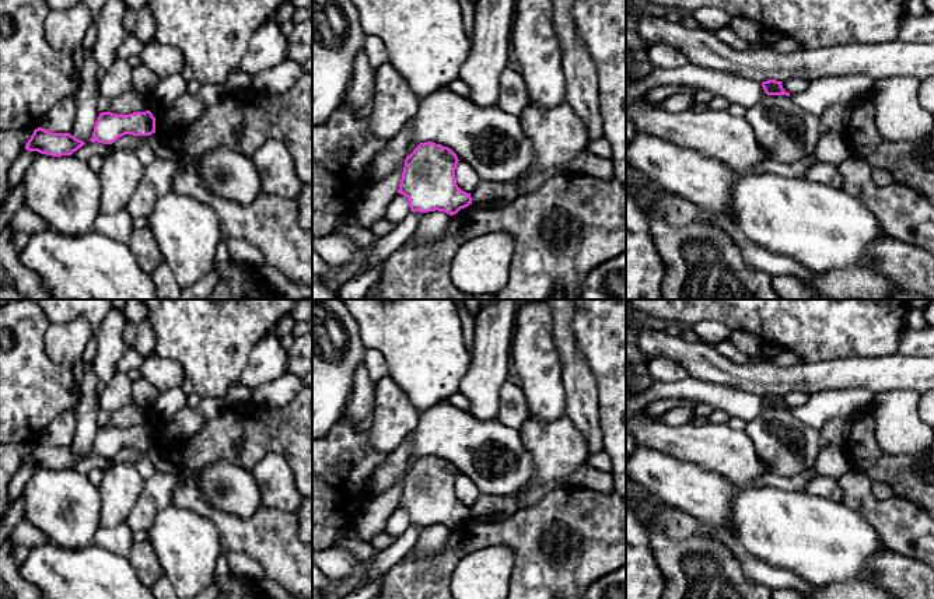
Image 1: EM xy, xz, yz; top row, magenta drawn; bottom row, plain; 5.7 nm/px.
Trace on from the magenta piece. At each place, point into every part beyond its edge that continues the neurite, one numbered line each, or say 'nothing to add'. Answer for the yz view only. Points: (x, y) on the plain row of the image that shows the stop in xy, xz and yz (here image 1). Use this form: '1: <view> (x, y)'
nothing to add

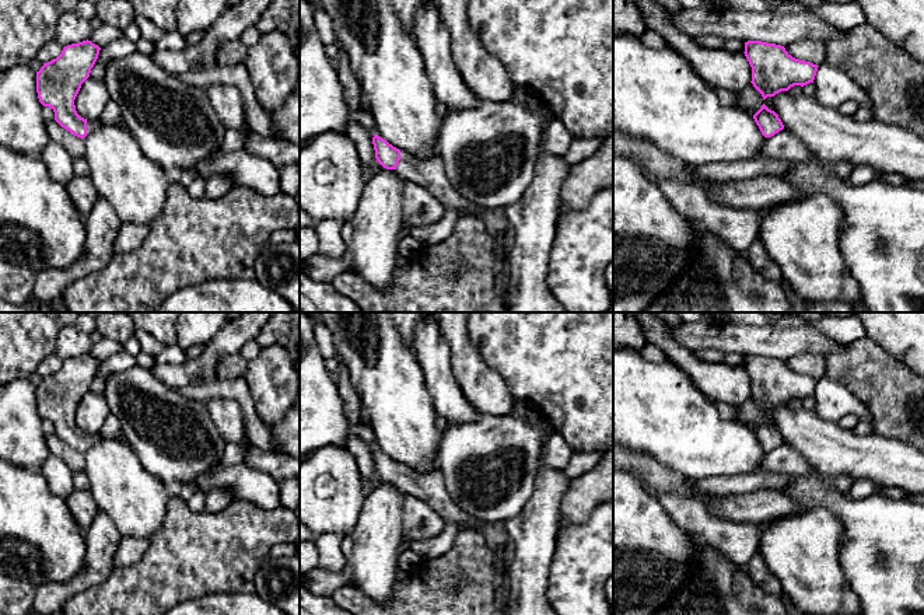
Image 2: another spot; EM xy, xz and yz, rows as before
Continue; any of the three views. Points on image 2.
1: xz (430, 488)

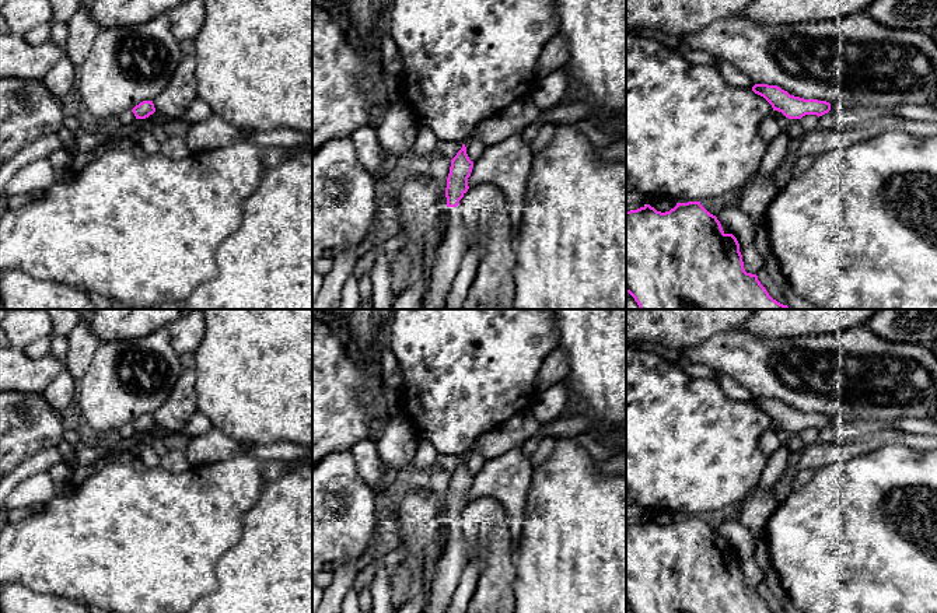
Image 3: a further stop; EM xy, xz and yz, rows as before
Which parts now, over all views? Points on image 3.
1: xz (451, 564)

